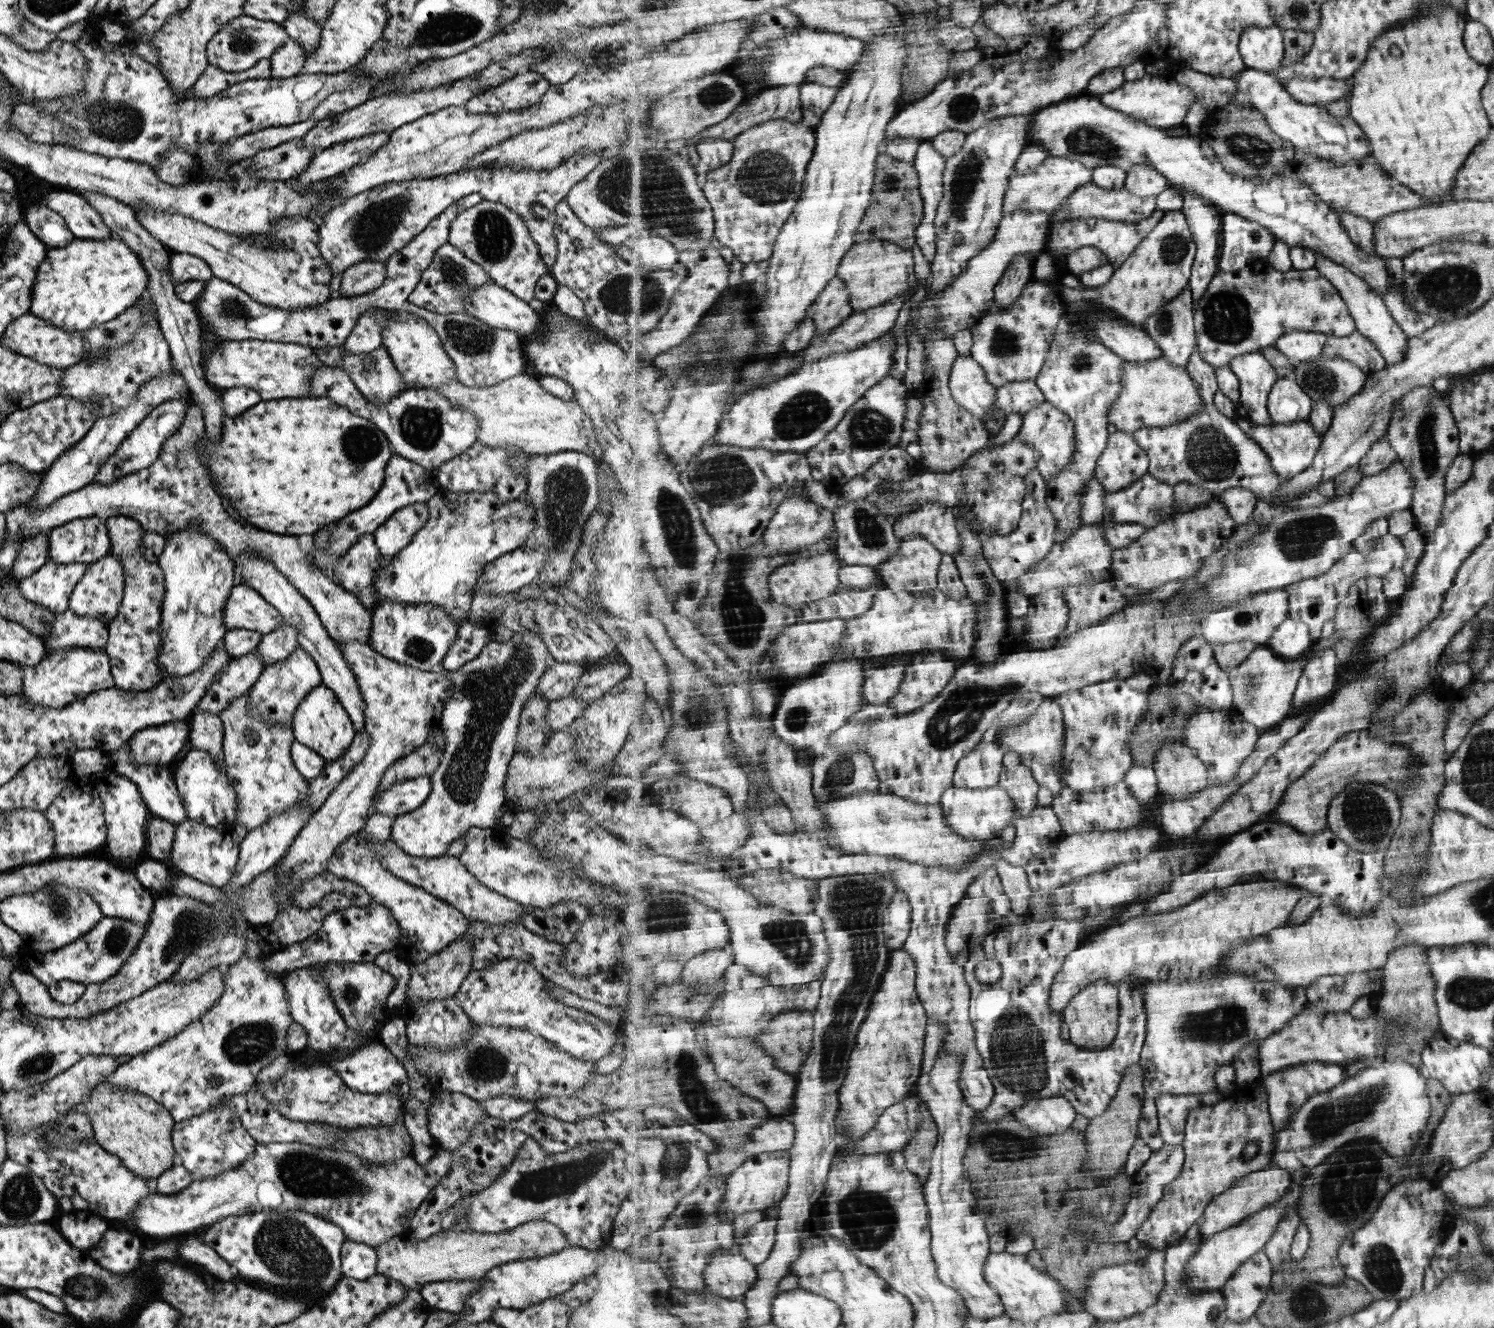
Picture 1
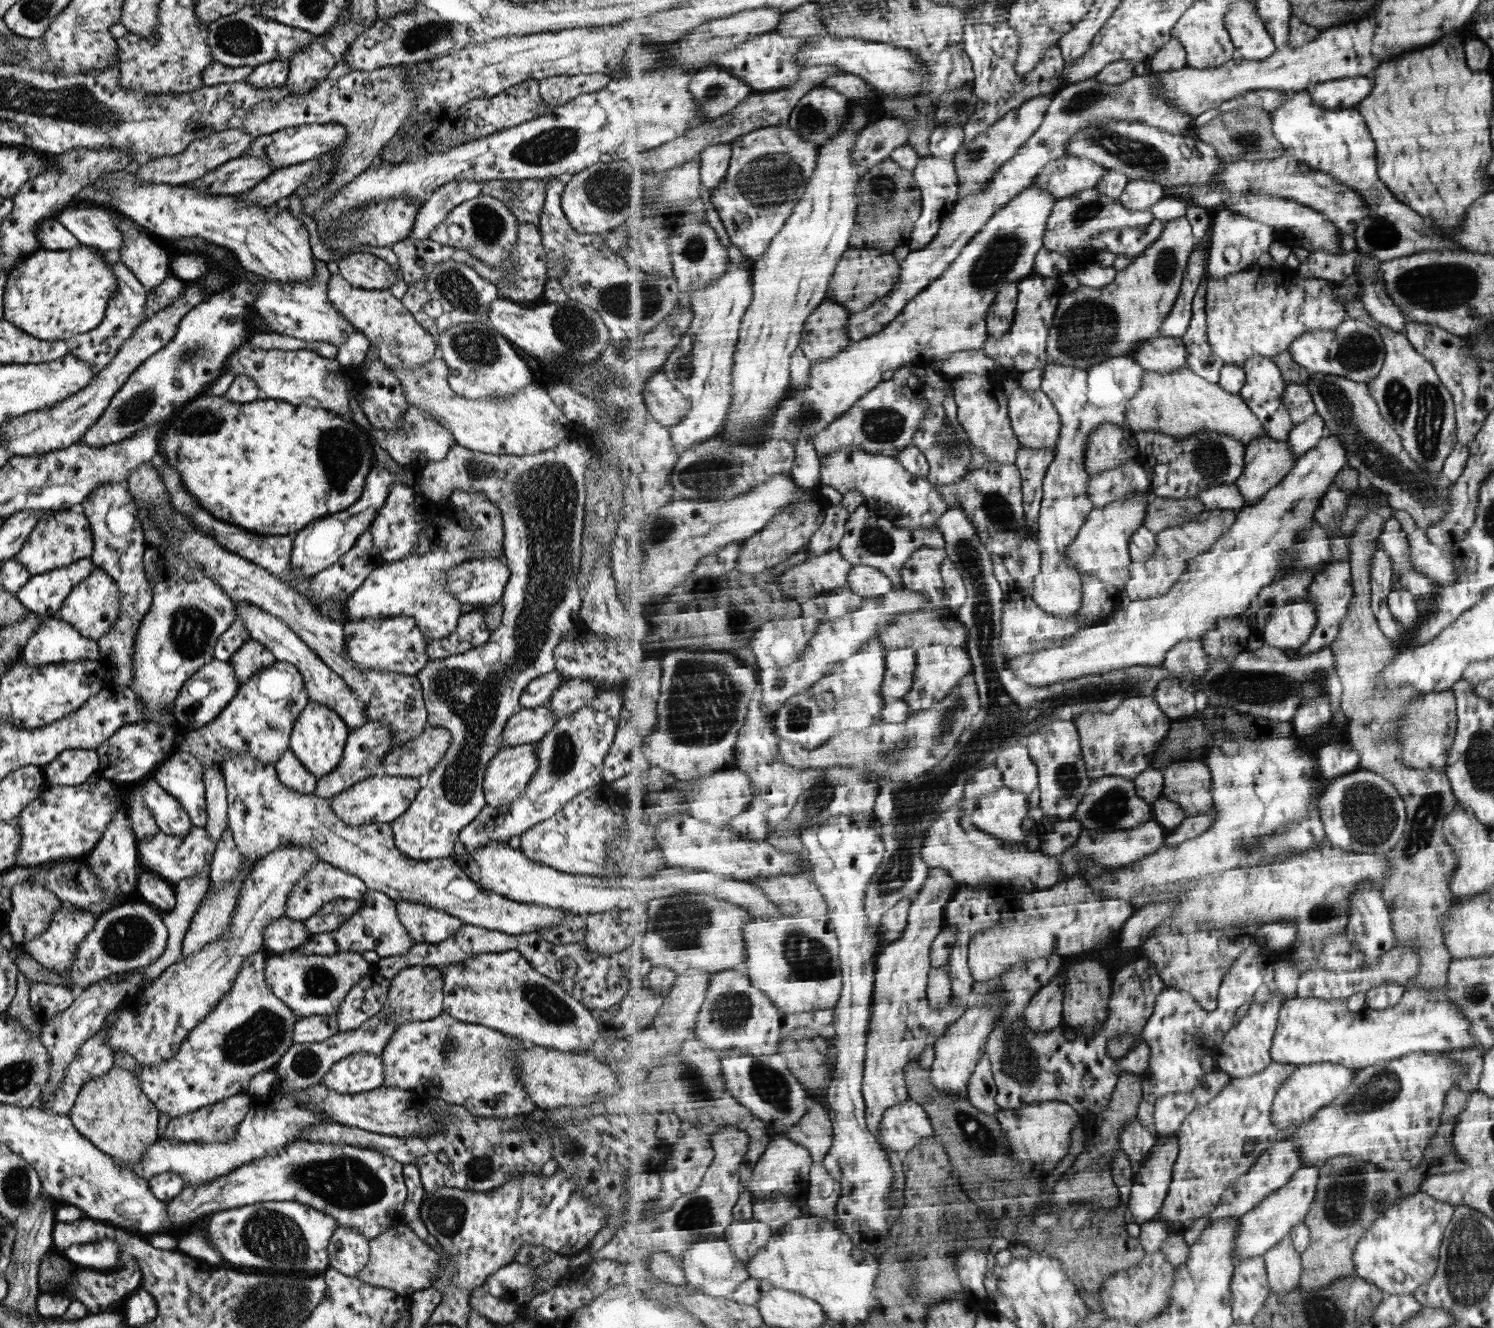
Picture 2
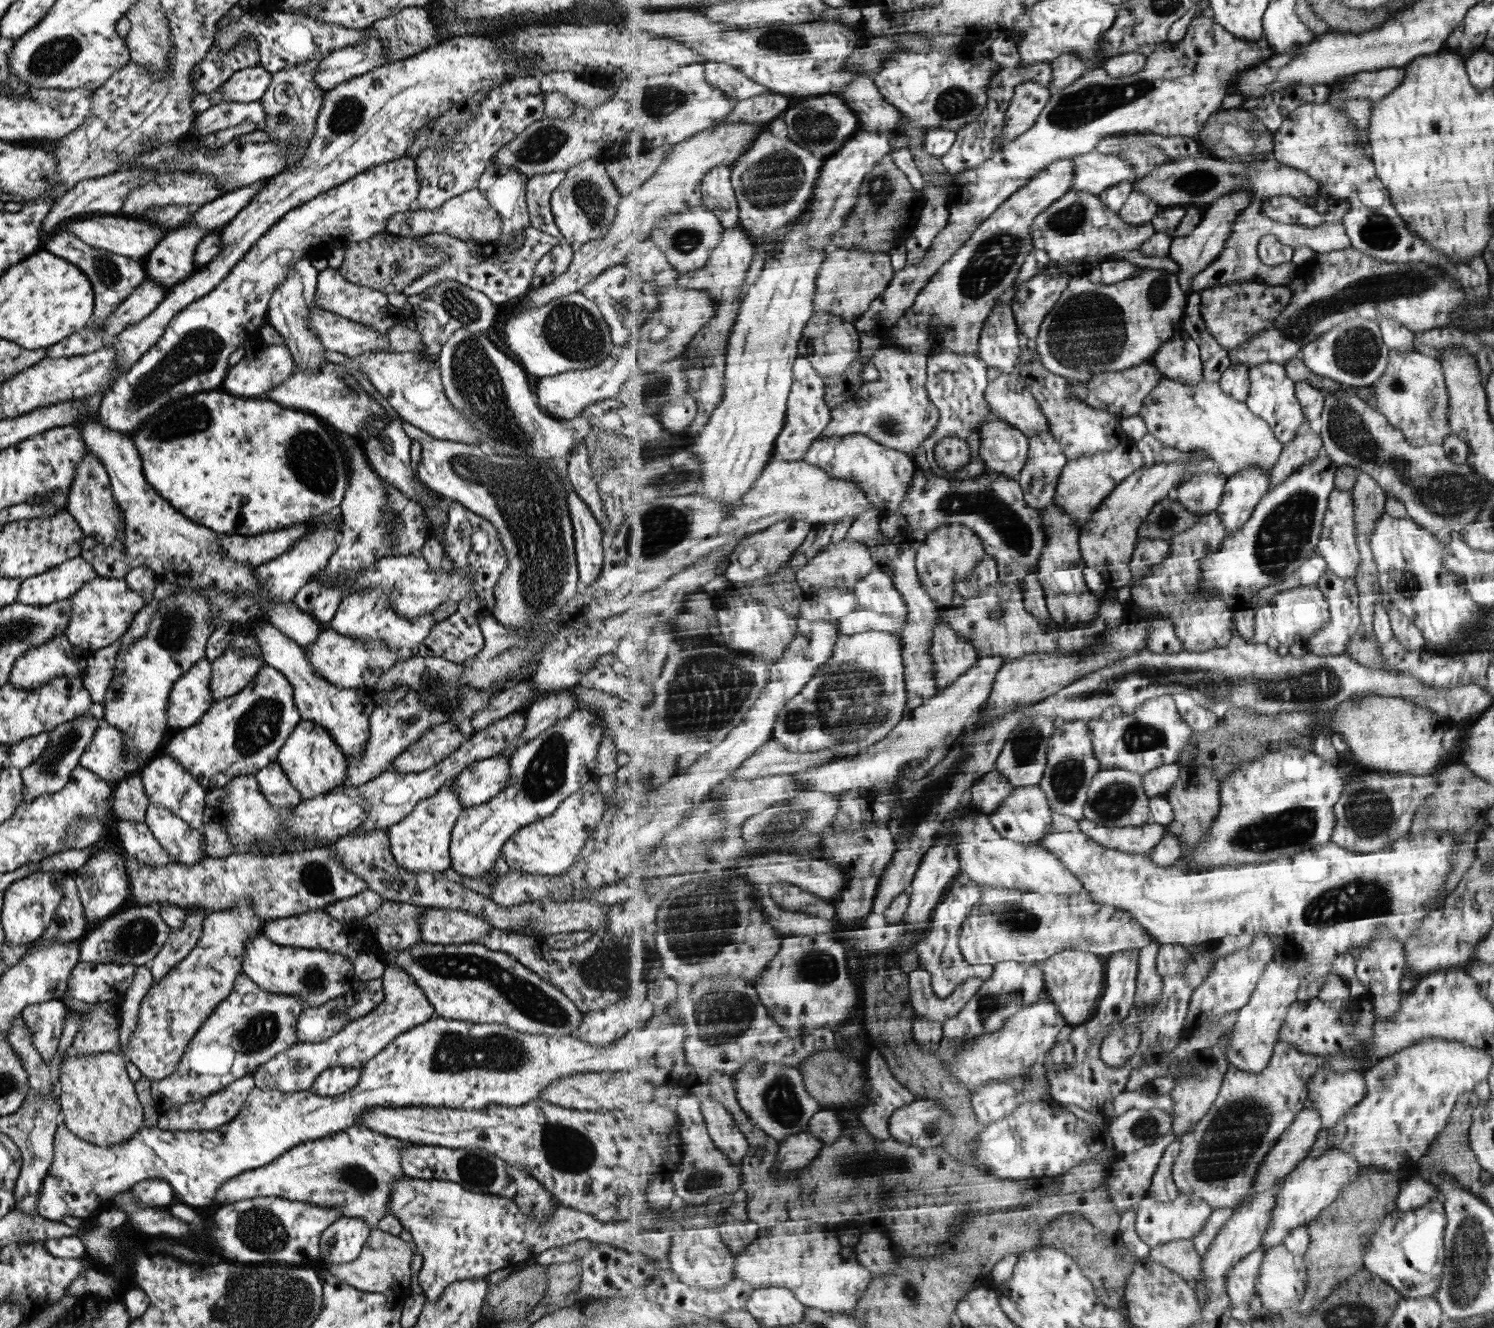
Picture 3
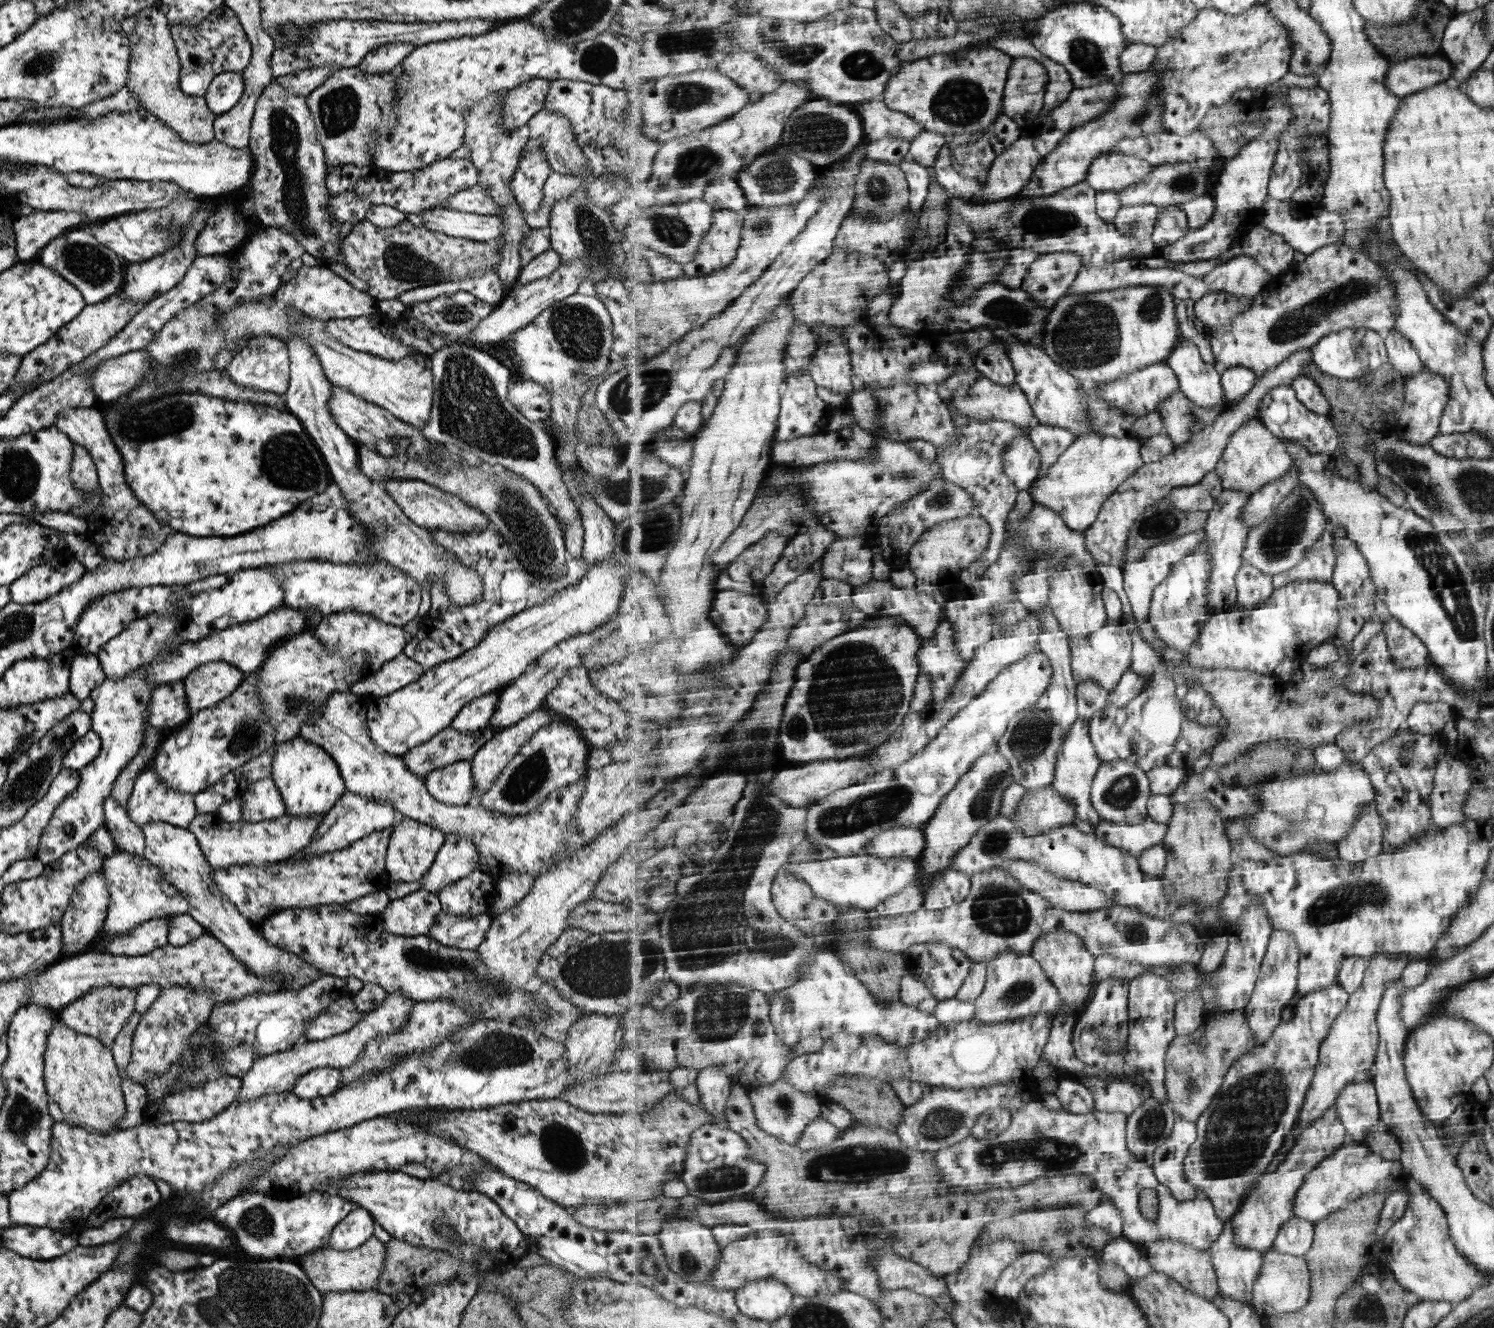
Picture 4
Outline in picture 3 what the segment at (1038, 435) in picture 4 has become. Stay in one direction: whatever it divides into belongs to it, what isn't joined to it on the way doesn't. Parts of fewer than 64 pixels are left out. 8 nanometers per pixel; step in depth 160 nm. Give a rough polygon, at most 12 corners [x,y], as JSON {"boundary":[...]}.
{"boundary":[[1051,432],[1030,440],[1027,505],[1054,504],[1067,456]]}

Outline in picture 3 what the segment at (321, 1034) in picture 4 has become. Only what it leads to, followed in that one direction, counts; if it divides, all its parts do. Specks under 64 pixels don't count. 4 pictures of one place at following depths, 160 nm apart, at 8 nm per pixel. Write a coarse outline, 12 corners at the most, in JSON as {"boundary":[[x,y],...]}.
{"boundary":[[348,996],[306,1008],[297,1042],[316,1043],[348,1022]]}

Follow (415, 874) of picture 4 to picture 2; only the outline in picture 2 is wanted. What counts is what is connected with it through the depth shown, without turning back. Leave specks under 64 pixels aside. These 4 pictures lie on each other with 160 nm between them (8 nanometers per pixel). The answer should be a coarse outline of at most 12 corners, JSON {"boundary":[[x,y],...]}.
{"boundary":[[451,446],[420,493],[499,507],[500,624],[414,674],[450,744],[390,822],[407,858],[453,856],[530,680],[582,603],[593,454]]}

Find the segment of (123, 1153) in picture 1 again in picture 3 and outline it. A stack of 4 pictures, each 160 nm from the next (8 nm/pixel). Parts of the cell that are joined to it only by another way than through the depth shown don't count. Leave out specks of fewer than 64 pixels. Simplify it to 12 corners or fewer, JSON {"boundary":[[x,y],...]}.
{"boundary":[[118,1052],[80,1055],[58,1074],[60,1121],[107,1148],[143,1128]]}

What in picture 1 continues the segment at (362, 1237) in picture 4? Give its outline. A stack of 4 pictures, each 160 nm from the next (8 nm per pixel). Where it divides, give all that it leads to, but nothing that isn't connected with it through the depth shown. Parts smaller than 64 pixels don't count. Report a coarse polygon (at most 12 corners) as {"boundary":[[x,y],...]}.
{"boundary":[[345,1239],[341,1276],[362,1281],[376,1274],[373,1247]]}

